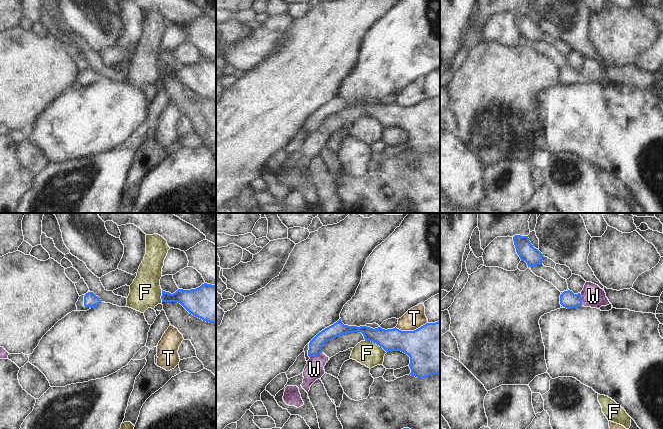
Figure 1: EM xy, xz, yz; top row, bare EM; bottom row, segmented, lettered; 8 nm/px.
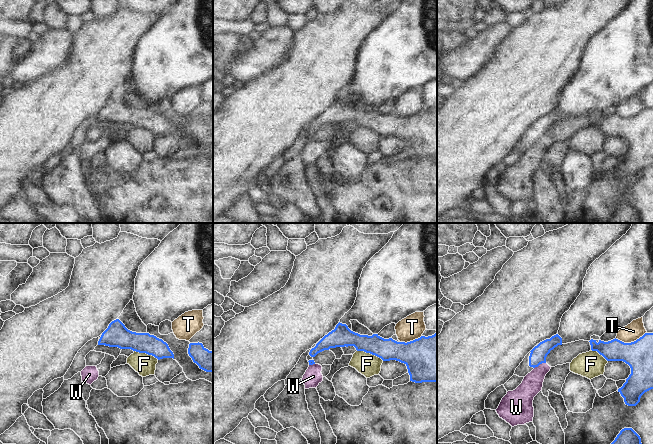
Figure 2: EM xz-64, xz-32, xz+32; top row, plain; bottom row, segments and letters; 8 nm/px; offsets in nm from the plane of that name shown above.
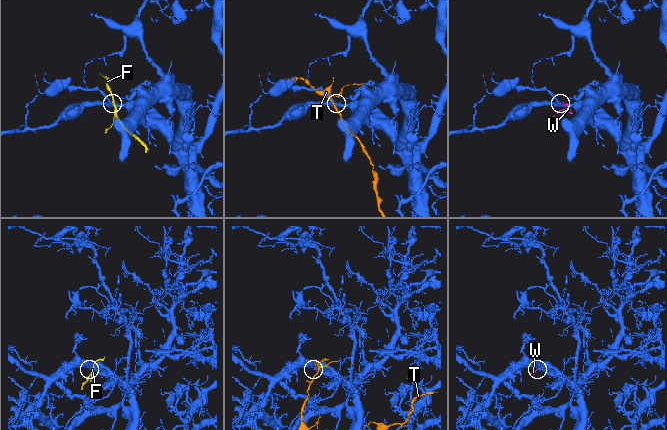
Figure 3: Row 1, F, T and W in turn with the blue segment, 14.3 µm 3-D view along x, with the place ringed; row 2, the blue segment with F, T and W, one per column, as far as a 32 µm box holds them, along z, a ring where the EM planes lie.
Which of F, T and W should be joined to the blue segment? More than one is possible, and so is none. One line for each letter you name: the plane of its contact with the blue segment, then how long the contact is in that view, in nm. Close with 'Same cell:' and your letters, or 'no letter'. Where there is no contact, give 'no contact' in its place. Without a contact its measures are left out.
Same cell: no letter

